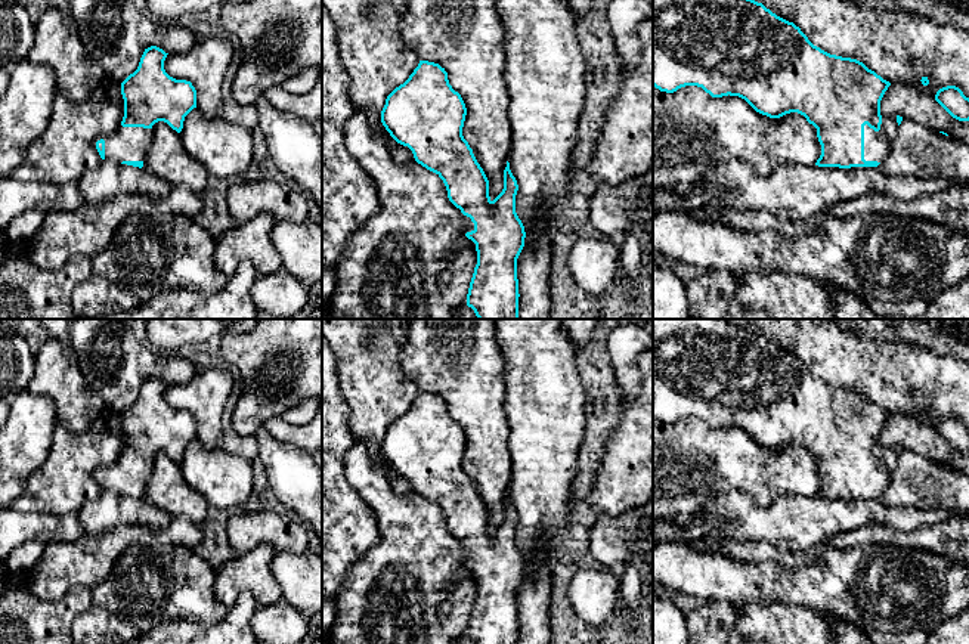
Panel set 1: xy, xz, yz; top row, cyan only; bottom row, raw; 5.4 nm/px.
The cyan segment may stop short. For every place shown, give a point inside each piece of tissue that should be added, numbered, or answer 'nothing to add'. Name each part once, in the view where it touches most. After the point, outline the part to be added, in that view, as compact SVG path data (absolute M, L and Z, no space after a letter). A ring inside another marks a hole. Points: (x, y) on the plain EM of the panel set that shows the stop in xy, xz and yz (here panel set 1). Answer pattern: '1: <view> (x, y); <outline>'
1: yz (876, 474); M897 446L882 448L880 461L864 456L864 490L882 493L889 486L891 474L898 465Z

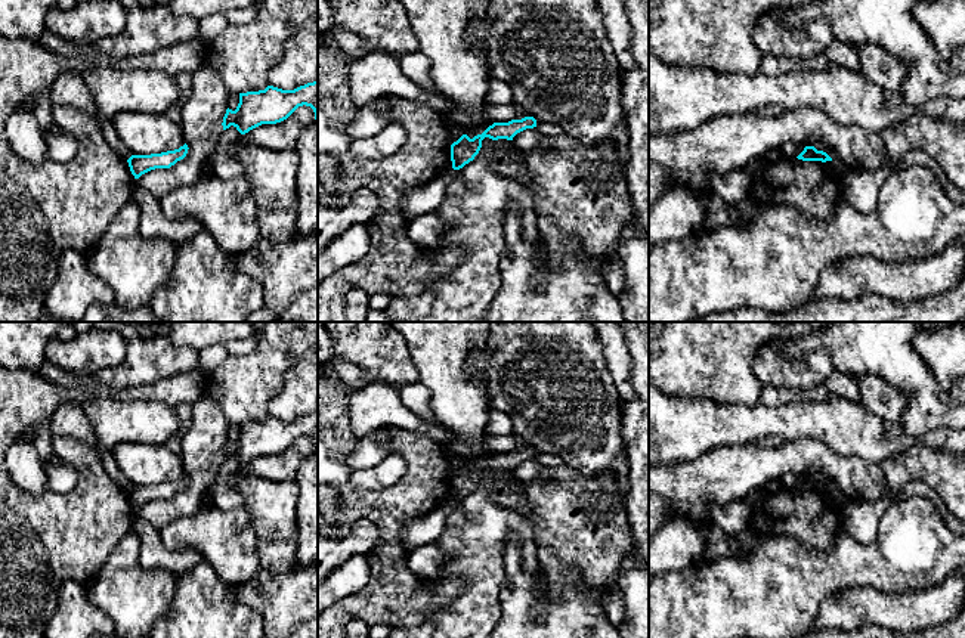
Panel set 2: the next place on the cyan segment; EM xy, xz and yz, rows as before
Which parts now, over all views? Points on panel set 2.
nothing to add

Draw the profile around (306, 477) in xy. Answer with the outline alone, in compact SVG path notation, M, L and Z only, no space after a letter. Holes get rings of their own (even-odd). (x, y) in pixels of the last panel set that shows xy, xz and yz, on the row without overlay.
M313 450L300 464L294 477L300 492L297 496L297 551L296 551L296 567L318 563L318 452Z

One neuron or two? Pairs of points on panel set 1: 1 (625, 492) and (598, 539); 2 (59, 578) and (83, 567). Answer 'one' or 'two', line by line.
1: two
2: one

